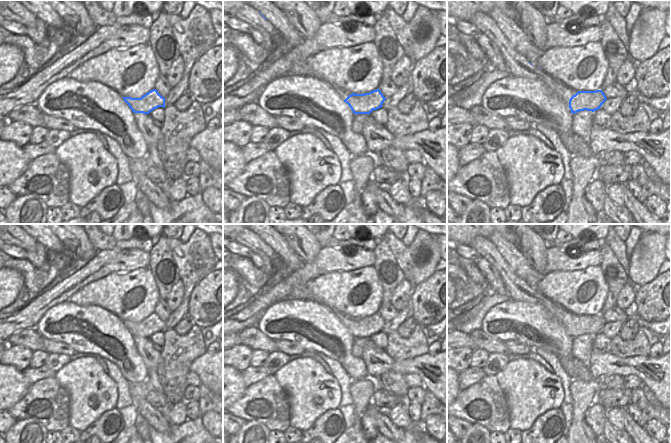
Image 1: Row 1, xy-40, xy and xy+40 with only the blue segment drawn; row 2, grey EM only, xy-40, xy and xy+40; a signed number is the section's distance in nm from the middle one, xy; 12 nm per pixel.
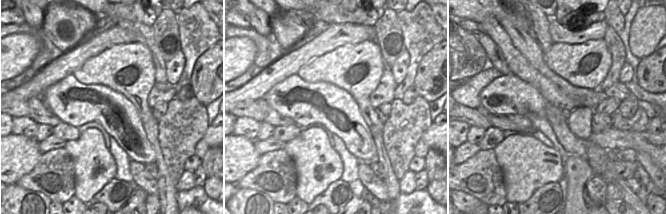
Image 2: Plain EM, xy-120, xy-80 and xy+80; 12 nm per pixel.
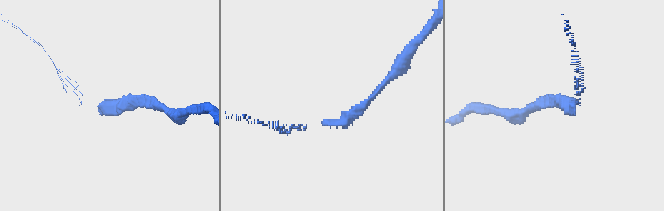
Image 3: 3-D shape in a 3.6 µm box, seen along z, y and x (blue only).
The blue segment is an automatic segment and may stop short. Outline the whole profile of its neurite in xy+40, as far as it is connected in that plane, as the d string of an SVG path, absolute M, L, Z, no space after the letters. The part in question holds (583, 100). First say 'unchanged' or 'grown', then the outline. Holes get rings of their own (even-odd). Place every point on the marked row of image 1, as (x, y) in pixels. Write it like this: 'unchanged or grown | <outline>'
unchanged | M602 90L578 91L570 98L569 108L573 114L584 110L594 112L600 109L606 100L606 96Z

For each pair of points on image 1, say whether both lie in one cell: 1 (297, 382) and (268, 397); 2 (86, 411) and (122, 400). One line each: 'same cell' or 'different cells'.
1: different cells
2: different cells

